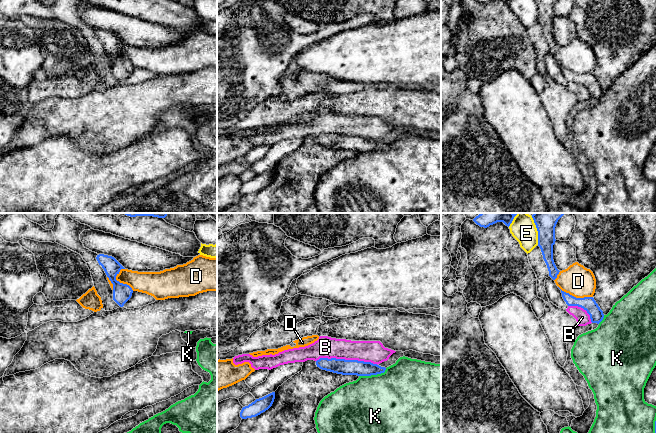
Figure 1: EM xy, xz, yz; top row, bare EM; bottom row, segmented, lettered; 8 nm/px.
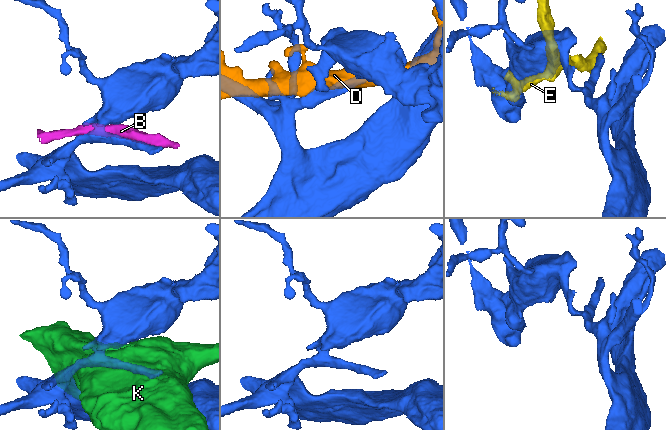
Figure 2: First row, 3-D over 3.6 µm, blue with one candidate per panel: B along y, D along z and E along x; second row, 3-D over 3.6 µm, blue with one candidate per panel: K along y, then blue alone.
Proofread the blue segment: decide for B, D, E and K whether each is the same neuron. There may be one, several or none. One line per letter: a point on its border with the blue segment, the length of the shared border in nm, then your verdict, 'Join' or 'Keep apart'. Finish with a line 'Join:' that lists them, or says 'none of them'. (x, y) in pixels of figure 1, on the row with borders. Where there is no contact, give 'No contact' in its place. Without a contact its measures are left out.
B: Touches blue at xz (347, 360). Shared border 500 nm. Keep apart
D: Touches blue at yz (575, 297). Shared border 300 nm. Keep apart
E: Touches blue at yz (537, 230). Shared border 240 nm. Keep apart
K: Touches blue at xz (373, 374). Shared border 240 nm. Keep apart
Join: none of them

